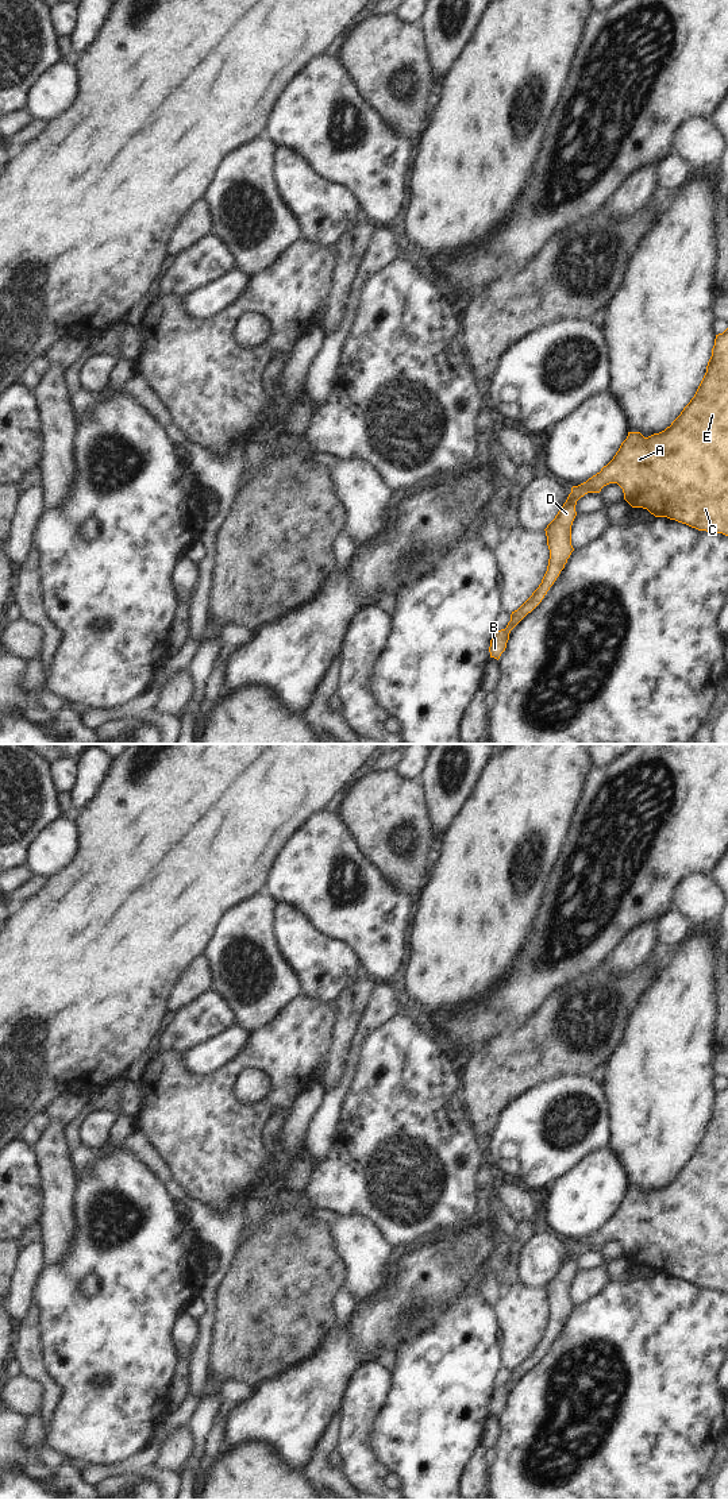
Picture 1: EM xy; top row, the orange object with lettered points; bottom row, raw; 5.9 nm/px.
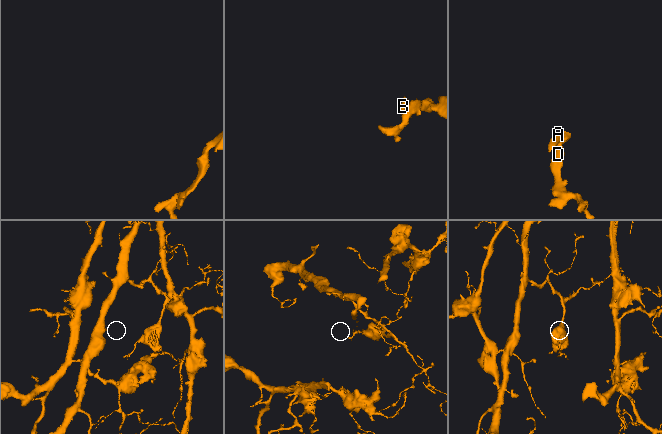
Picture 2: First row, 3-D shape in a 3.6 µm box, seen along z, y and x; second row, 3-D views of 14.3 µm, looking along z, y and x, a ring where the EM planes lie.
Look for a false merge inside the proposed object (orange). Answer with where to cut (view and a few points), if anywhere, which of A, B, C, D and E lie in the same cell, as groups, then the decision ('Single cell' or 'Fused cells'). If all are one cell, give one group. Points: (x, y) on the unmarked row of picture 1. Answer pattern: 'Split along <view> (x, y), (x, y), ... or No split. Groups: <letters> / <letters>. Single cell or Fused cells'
No split. Groups: A B C D E. Single cell

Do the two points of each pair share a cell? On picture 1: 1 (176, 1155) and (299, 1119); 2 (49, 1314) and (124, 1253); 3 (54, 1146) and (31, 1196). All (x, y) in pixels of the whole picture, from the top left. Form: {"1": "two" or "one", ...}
{"1": "two", "2": "one", "3": "two"}

